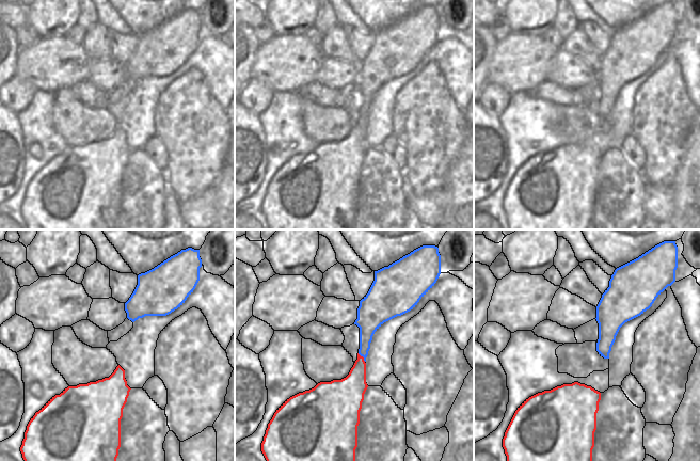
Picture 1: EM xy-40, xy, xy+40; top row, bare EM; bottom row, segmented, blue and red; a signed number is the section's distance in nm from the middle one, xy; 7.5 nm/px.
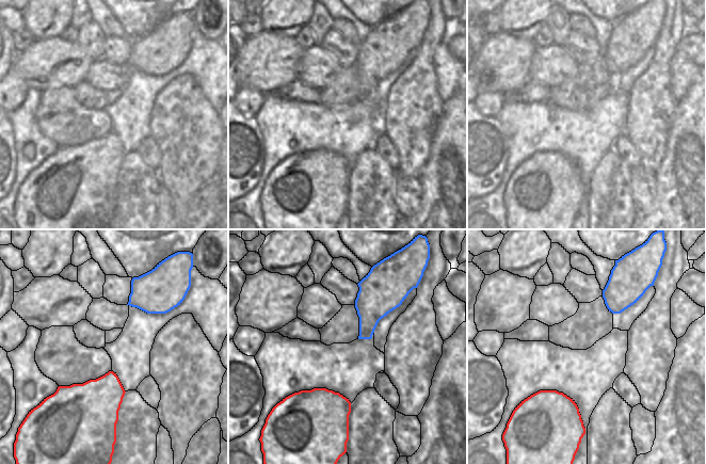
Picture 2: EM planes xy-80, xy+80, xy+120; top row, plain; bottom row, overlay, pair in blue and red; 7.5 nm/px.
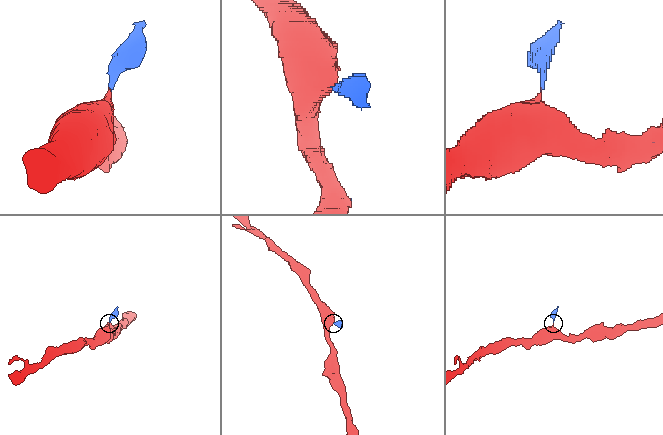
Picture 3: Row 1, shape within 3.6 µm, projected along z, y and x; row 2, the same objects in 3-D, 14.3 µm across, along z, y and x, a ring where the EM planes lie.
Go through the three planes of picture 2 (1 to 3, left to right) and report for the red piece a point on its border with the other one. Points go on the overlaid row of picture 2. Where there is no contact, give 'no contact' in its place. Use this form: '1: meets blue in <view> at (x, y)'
1: no contact
2: no contact
3: no contact

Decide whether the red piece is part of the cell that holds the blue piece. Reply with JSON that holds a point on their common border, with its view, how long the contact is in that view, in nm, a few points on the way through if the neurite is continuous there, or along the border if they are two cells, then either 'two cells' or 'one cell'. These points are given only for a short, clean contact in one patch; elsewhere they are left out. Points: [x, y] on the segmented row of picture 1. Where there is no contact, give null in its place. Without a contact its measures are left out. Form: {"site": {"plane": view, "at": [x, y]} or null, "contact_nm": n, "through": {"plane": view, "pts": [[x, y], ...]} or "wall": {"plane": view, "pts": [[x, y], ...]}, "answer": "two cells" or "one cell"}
{"site": {"plane": "xy", "at": [362, 355]}, "contact_nm": 90, "answer": "one cell"}

